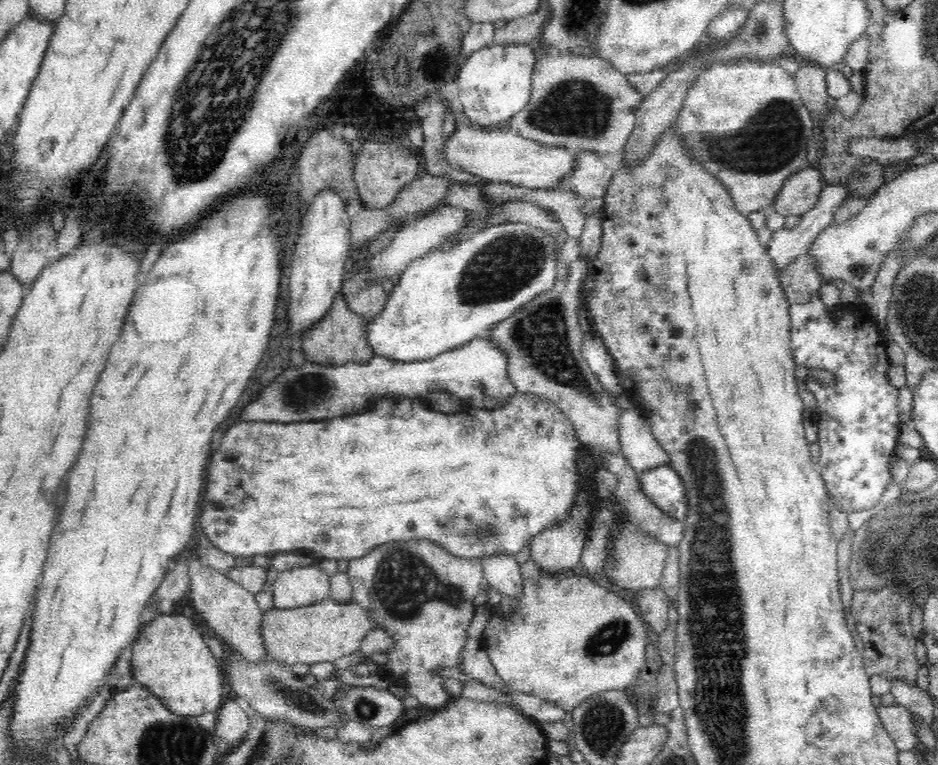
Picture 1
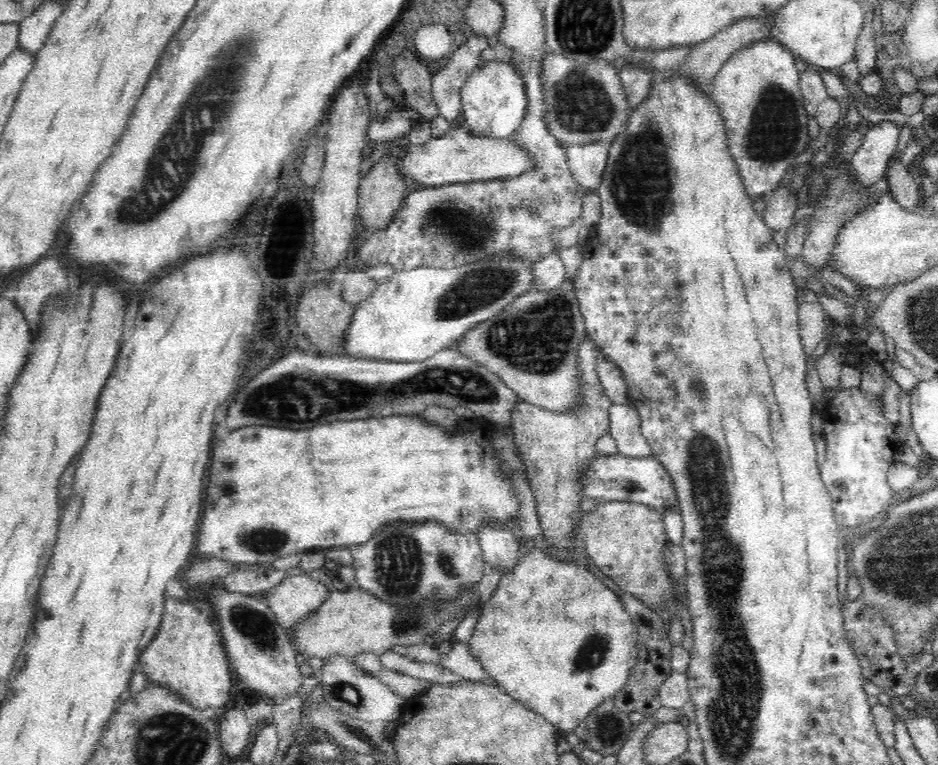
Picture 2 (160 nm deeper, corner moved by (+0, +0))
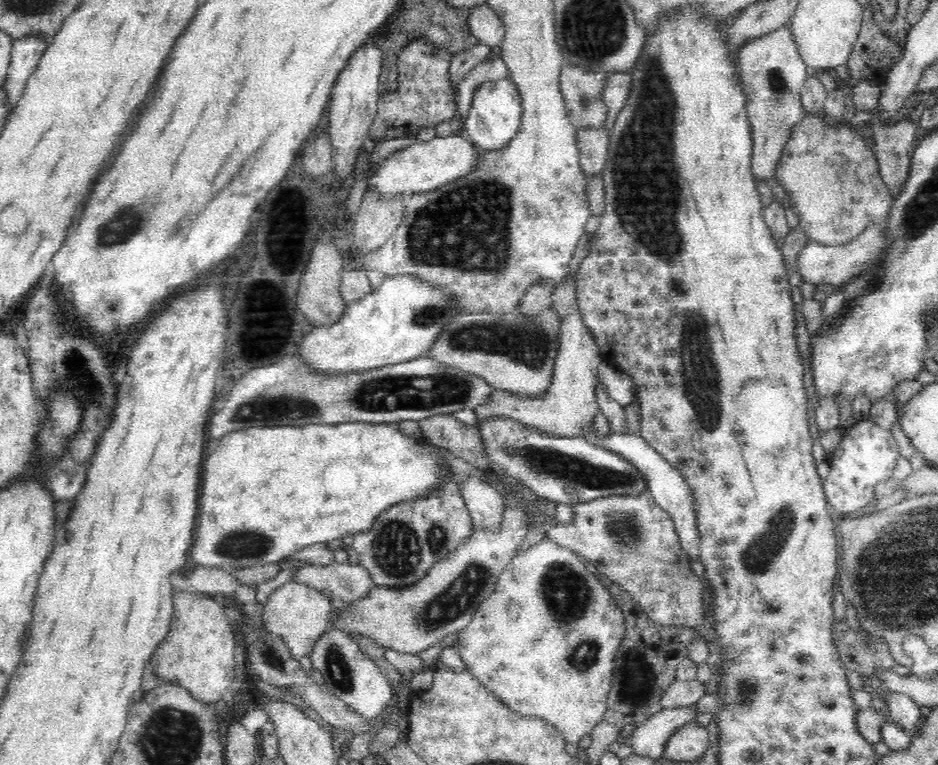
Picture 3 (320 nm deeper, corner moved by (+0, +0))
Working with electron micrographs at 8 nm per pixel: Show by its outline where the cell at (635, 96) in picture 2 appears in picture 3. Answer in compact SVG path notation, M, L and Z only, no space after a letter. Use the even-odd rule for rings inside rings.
M609 73L605 87L605 104L609 109L606 129L613 129L617 117L628 103L633 86L632 82L630 73Z

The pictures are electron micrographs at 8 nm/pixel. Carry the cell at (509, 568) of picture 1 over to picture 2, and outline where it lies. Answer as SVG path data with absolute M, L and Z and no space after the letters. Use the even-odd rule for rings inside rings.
M488 524L480 530L477 537L487 569L496 568L504 577L512 573L518 562L521 562L522 549L509 530Z

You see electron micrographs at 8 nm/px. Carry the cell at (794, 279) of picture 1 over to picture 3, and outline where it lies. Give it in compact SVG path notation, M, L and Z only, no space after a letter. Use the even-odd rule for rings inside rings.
M808 115L792 130L790 142L778 164L776 182L786 190L792 208L797 214L800 226L808 233L808 238L824 246L836 246L856 238L872 224L884 222L890 214L893 198L879 173L878 160L872 149L864 141L864 136L847 125L846 120L829 126L822 115Z

